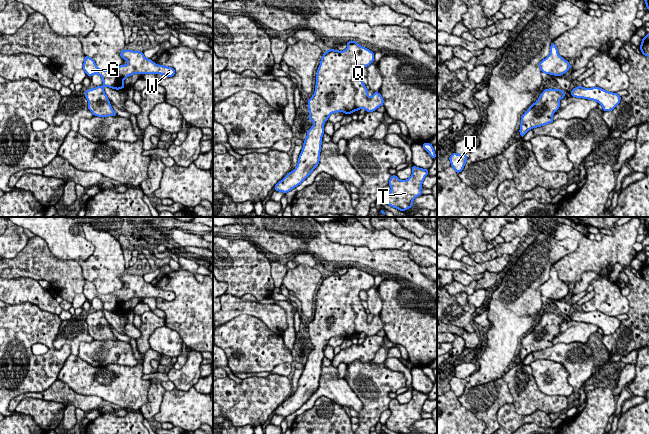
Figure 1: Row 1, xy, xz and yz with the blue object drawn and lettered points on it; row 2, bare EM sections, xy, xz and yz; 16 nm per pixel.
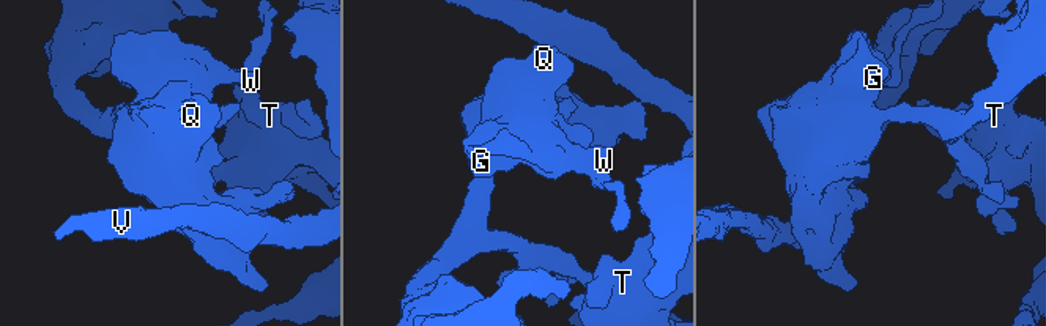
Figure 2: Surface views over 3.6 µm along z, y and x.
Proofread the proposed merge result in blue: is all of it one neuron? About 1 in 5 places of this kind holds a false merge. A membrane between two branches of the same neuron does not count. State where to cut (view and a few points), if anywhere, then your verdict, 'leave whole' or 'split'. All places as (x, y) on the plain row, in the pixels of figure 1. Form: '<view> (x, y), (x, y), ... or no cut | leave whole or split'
no cut | leave whole

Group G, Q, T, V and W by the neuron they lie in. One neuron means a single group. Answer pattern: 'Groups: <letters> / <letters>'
Groups: G Q T V W

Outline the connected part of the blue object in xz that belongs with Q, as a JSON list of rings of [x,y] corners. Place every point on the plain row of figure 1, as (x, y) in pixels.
[[[348,265],[344,275],[325,275],[317,294],[315,316],[307,324],[309,343],[314,349],[306,356],[296,392],[275,409],[275,415],[291,415],[318,390],[325,357],[323,347],[332,337],[351,338],[359,333],[373,336],[384,328],[379,316],[368,321],[359,297],[361,291],[367,291],[373,285],[374,277],[356,265]]]

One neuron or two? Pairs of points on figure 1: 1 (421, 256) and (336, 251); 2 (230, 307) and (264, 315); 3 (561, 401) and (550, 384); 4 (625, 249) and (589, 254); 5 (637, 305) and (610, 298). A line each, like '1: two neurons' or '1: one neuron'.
1: two neurons
2: one neuron
3: two neurons
4: one neuron
5: two neurons

